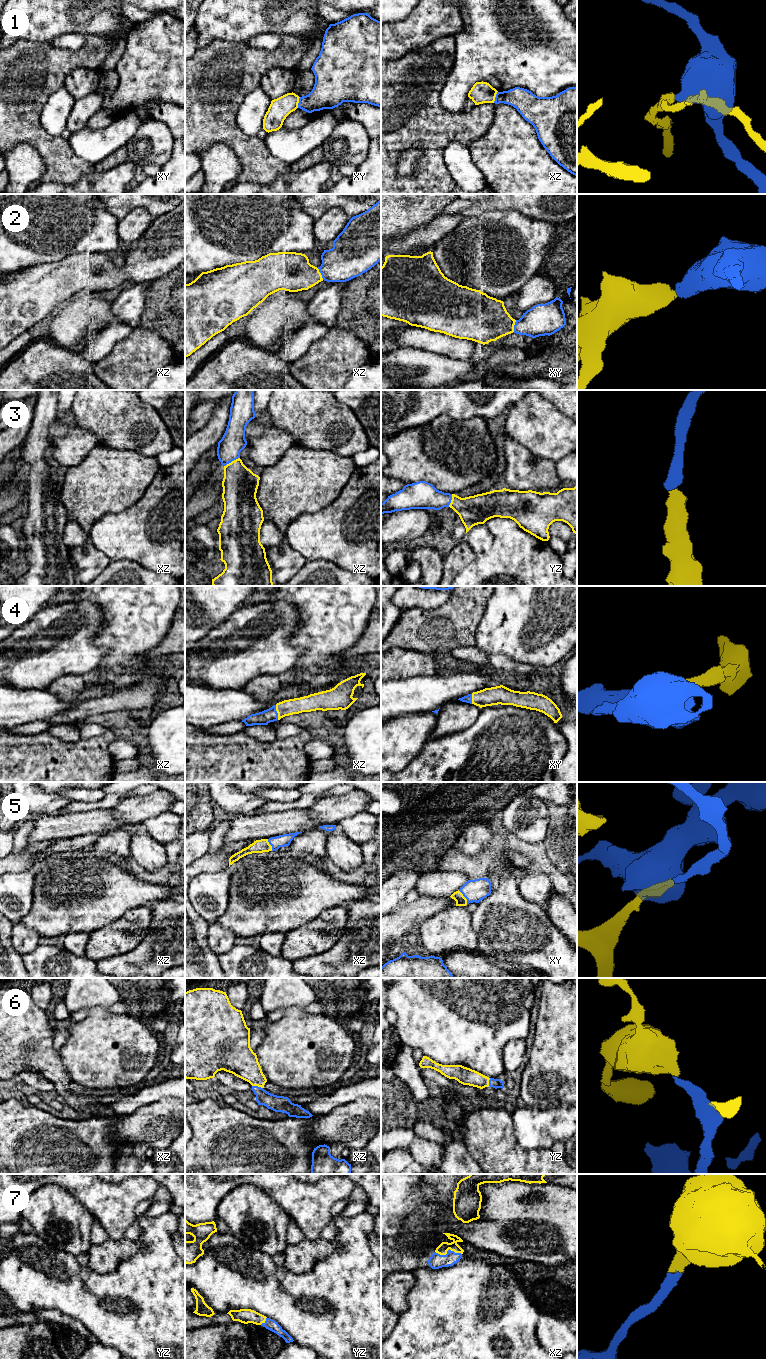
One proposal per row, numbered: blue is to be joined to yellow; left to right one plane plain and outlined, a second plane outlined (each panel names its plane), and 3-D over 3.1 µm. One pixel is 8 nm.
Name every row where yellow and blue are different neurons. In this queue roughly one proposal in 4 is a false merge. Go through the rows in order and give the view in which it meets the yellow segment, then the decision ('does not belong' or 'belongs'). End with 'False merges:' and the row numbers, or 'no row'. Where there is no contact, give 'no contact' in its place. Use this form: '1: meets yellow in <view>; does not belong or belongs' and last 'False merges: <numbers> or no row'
1: meets yellow in xz; does not belong
2: meets yellow in xz; belongs
3: meets yellow in xz; belongs
4: meets yellow in xz; belongs
5: meets yellow in xy; belongs
6: meets yellow in xz; belongs
7: meets yellow in xz; belongs
False merges: 1

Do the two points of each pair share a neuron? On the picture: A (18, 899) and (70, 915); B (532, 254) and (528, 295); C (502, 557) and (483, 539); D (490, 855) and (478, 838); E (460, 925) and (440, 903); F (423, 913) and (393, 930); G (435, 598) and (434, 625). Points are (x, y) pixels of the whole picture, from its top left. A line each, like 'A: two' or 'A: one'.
A: two
B: two
C: two
D: two
E: two
F: one
G: two

